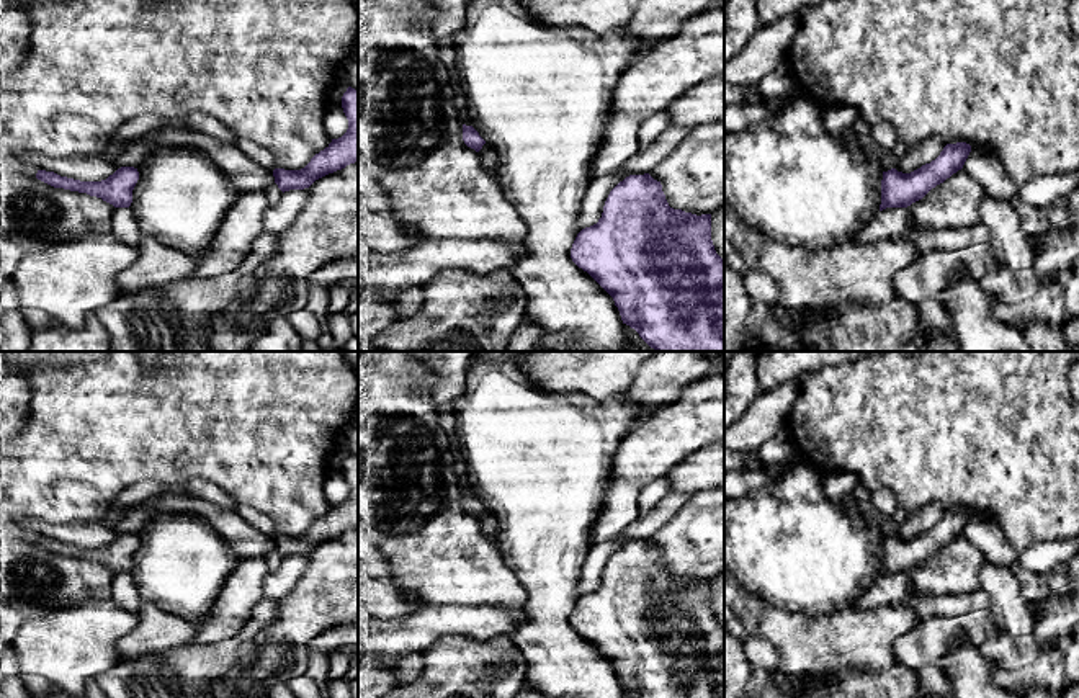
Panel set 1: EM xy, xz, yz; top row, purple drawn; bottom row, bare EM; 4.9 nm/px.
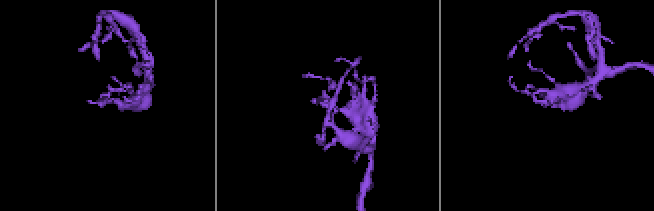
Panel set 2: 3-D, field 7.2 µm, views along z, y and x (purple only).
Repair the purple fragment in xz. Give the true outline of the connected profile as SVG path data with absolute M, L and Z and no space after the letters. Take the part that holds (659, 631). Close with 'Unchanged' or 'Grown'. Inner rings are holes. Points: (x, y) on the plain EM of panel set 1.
M649 539L629 541L610 557L598 588L577 600L571 624L613 664L623 690L636 698L724 698L724 626L711 606L711 580L670 574Z. Unchanged

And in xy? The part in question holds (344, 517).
M348 453L342 463L342 474L348 485L347 499L316 520L301 536L275 535L273 543L278 554L309 554L316 546L358 528L358 456Z. Unchanged

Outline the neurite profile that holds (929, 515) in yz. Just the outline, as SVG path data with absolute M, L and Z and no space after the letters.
M937 502L927 503L922 508L907 513L906 521L899 525L896 536L902 539L911 539L920 535L922 531L935 526L943 517L943 513L945 508L940 503Z

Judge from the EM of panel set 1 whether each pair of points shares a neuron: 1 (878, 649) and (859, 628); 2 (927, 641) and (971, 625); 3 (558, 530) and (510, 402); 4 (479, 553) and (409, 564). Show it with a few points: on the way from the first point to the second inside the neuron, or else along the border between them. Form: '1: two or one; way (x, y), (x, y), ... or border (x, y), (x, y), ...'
1: one; way (873, 644), (862, 633)
2: one; way (939, 635), (953, 630), (960, 623)
3: one; way (546, 499), (540, 461), (512, 434)
4: one; way (461, 559), (427, 559)

